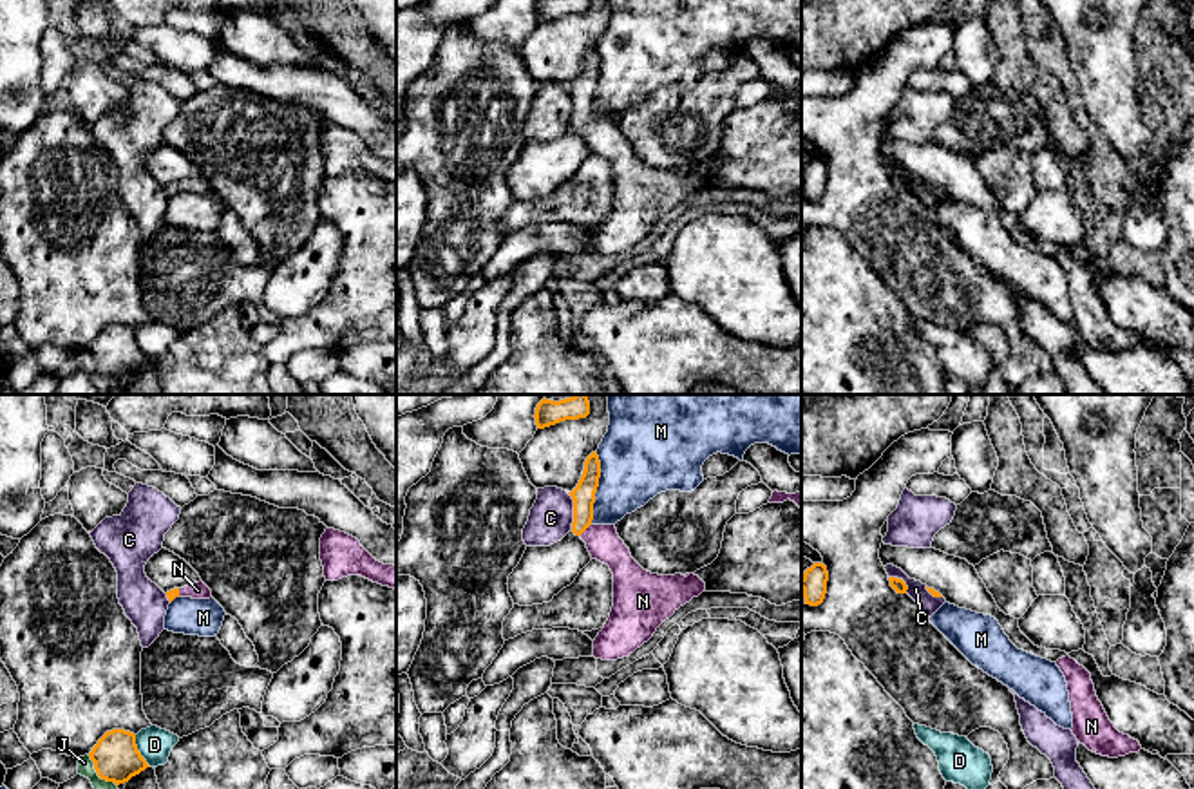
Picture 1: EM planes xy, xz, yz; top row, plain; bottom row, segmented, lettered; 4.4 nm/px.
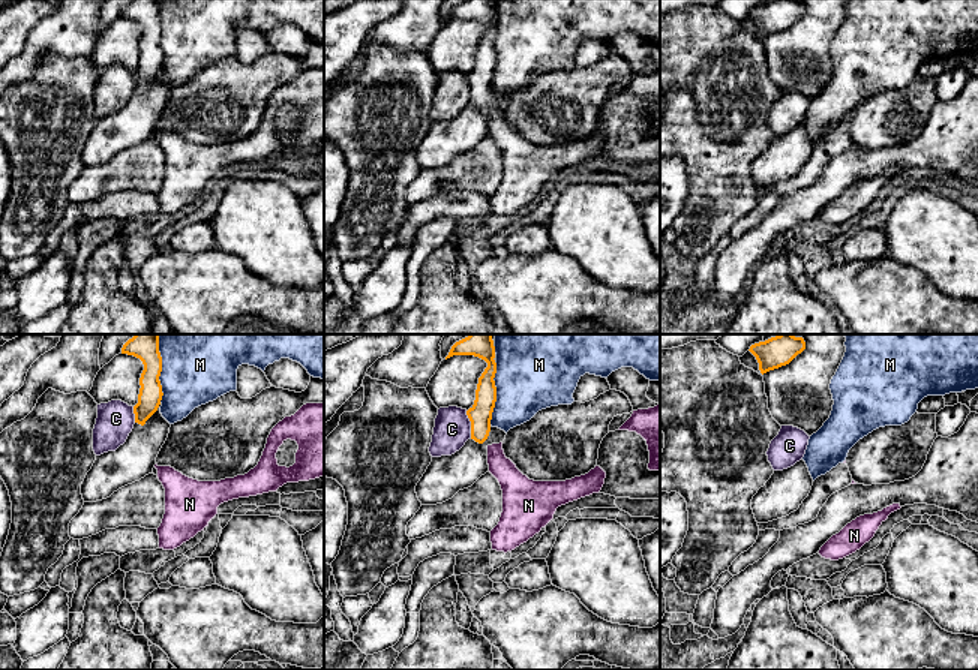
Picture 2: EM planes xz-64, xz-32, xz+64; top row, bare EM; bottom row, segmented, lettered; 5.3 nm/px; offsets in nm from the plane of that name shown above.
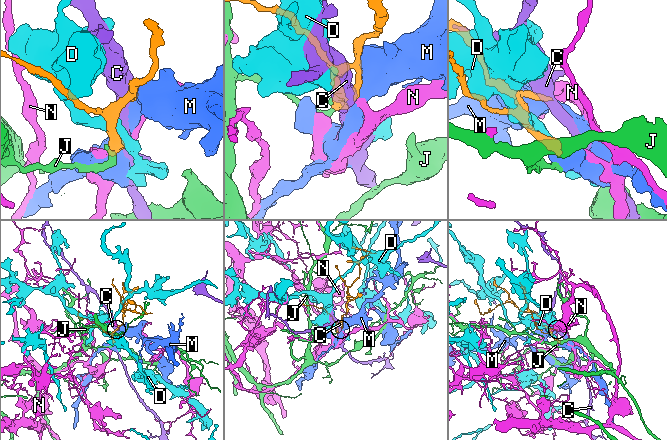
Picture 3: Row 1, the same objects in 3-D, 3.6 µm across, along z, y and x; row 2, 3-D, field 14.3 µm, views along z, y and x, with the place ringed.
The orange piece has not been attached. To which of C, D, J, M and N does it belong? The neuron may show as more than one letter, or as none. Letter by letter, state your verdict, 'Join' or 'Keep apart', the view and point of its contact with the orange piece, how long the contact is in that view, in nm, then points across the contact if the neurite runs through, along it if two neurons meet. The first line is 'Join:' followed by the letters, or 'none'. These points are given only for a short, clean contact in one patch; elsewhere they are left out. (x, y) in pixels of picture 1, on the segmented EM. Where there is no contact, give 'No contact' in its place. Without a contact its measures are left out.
Join: N
C: Keep apart. Touches orange at xz (574, 511). Shared border 170 nm. Boundary: xz (567, 493), (572, 500), (572, 529)
D: Keep apart. Touches orange at xy (138, 751). Shared border 160 nm
J: Keep apart. Touches orange at xy (98, 775). Shared border 190 nm. Boundary: xy (87, 755), (94, 771), (116, 786)
M: Keep apart. Touches orange at xz (597, 485). Shared border 320 nm
N: Join. Touches orange at xz (585, 529). Shared border 80 nm. Path across: xz (583, 494), (585, 529), (603, 541)

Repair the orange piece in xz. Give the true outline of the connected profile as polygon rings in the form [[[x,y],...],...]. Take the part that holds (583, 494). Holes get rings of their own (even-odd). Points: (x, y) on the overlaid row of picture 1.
[[[595,451],[584,461],[577,487],[568,492],[573,499],[572,532],[586,543],[592,559],[608,565],[613,574],[613,606],[593,641],[593,657],[617,661],[648,642],[666,619],[706,590],[706,583],[695,574],[659,575],[644,570],[615,525],[593,525],[599,478]]]

